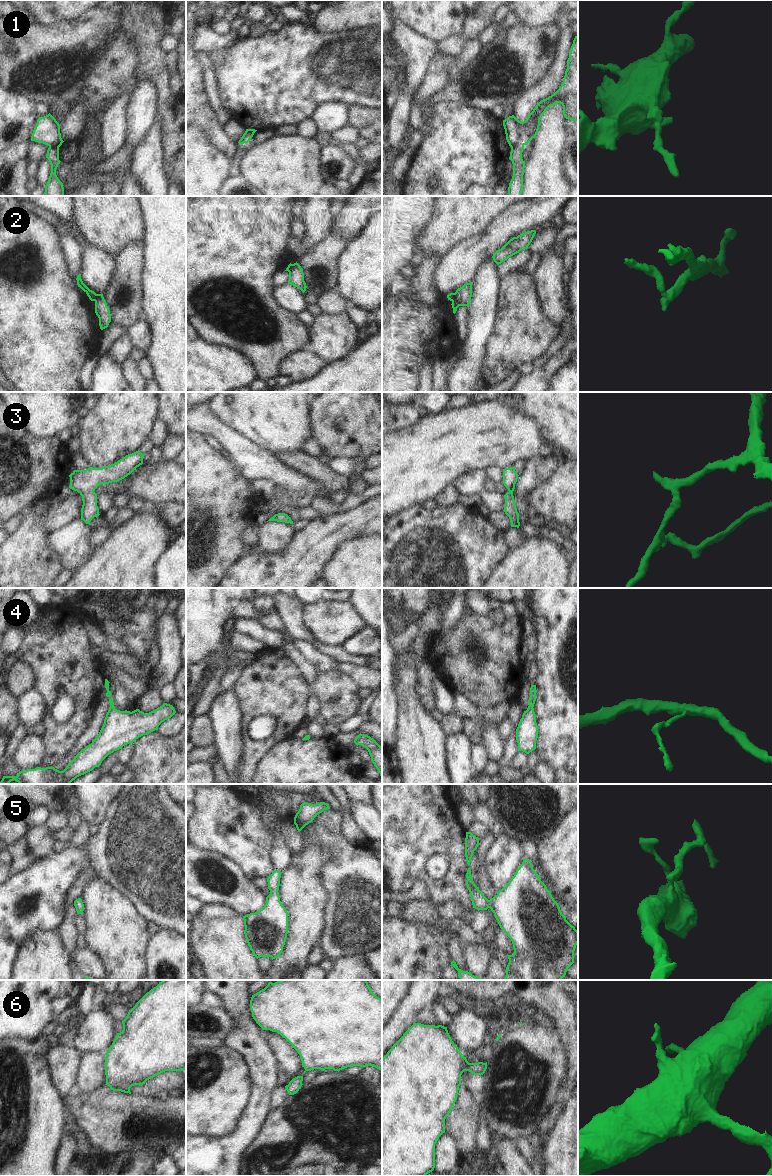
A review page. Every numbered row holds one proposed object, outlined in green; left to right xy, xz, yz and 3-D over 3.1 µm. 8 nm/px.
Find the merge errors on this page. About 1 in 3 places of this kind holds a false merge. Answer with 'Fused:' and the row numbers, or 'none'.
Fused: 1, 2

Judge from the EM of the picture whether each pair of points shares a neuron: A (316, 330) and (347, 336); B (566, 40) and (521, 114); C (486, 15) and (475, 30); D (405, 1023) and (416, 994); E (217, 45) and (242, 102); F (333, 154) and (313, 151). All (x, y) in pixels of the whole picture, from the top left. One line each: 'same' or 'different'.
A: same
B: same
C: same
D: same
E: different
F: different

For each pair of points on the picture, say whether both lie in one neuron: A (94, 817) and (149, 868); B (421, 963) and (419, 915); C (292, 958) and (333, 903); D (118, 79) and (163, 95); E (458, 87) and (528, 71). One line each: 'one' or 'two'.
A: two
B: two
C: two
D: two
E: one

